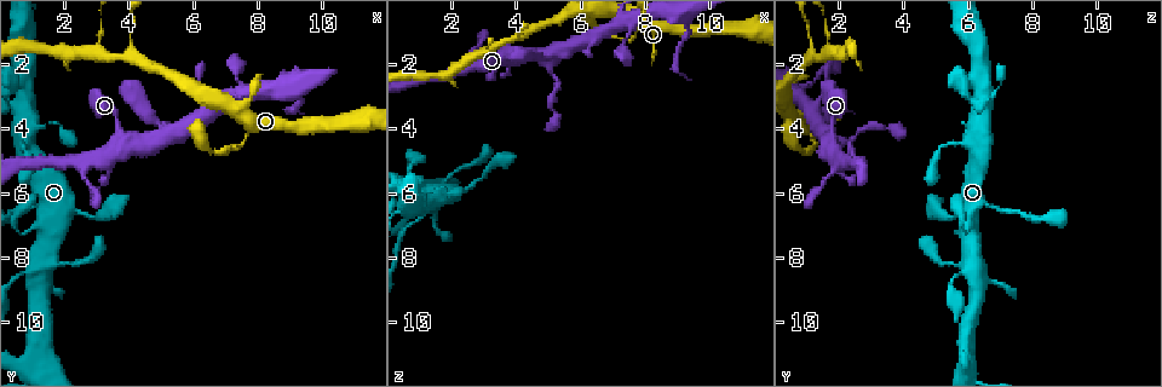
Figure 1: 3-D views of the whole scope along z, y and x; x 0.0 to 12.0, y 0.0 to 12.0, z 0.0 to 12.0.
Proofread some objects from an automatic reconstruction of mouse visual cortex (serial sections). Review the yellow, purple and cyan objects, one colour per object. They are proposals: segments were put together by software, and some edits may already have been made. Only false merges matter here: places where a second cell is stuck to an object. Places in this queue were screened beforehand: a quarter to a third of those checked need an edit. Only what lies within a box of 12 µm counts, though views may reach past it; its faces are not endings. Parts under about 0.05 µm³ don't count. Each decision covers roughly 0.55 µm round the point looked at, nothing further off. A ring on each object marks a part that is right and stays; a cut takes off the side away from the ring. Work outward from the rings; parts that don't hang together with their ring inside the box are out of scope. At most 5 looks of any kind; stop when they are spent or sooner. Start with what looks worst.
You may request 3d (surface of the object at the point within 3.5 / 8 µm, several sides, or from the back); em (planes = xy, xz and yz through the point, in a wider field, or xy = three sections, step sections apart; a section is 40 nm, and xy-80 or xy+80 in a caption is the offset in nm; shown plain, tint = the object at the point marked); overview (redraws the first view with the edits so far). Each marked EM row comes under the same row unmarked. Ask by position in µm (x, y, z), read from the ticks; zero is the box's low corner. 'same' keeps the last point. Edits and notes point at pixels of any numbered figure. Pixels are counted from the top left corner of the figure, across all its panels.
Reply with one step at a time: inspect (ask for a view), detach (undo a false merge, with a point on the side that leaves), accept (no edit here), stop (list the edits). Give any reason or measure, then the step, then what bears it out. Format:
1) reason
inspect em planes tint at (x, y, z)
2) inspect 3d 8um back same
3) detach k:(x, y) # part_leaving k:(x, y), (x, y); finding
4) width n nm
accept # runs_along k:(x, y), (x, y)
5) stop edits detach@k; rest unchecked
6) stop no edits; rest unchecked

two arms in line, one across
inspect 3d 8um at (4.3, 1.9, 0.9)

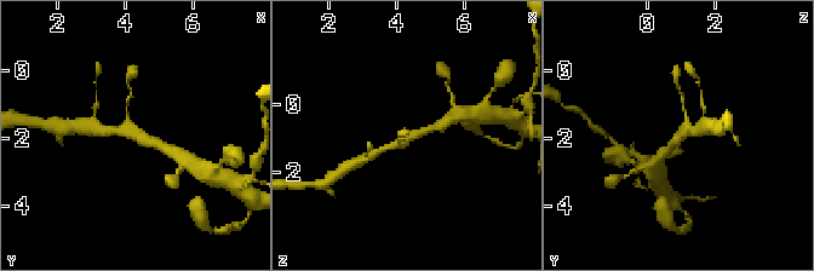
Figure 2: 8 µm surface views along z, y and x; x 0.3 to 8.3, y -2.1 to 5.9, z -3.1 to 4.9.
zoom in
inspect 3d 3.5um at (4.4, 1.9, 1.1)

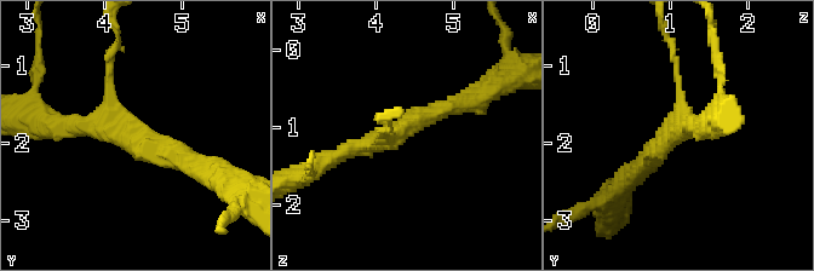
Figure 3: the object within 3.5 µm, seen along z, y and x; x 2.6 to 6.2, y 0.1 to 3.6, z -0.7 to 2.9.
inspect em xy step 1 tint at (4.35, 1.80, 1.00)

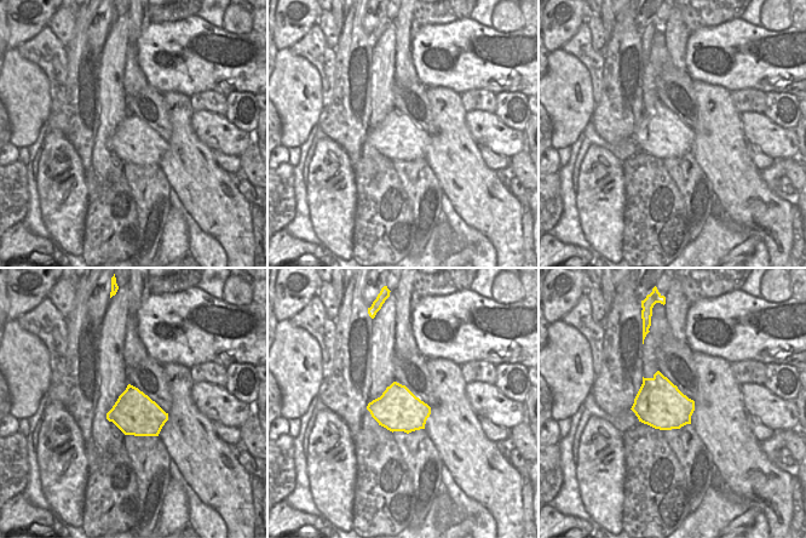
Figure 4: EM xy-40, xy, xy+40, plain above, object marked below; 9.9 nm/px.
arm_widths 100, 250, 250 nm
accept # runs_along 3:(465, 101), (327, 160); continuous, no second cell

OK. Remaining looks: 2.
abrupt turn
inspect 3d 3.5um at (7.5, 4.6, 1.3)

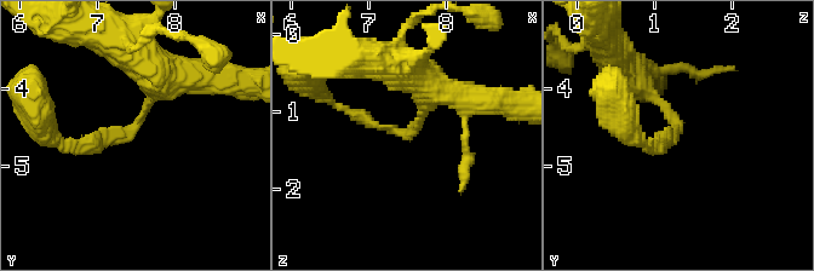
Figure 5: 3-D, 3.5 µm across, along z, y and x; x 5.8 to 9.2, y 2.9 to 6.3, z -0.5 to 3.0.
arm_widths 150, 300 nm
inspect em xy step 5 tint at (7.45, 4.55, 1.25)

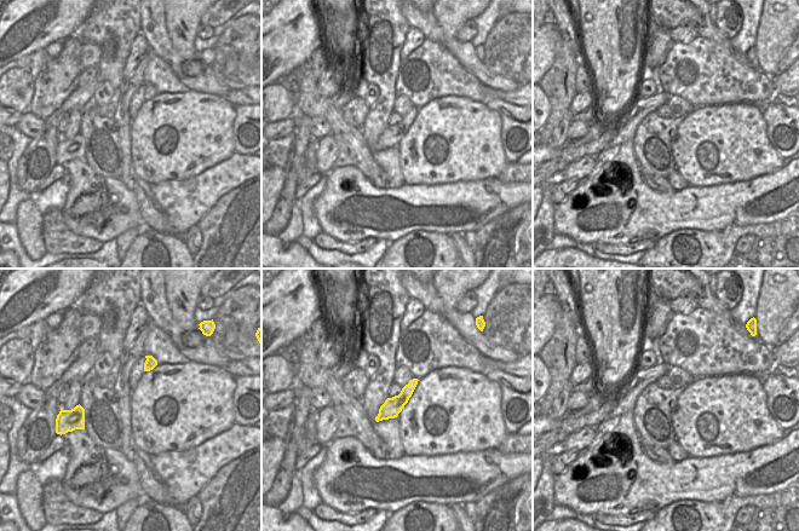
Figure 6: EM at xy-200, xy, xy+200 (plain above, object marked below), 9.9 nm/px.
accept # runs_along 5:(166, 70), (129, 133), (62, 145); all the same cell

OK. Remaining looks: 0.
stop no edits; rest unchecked

